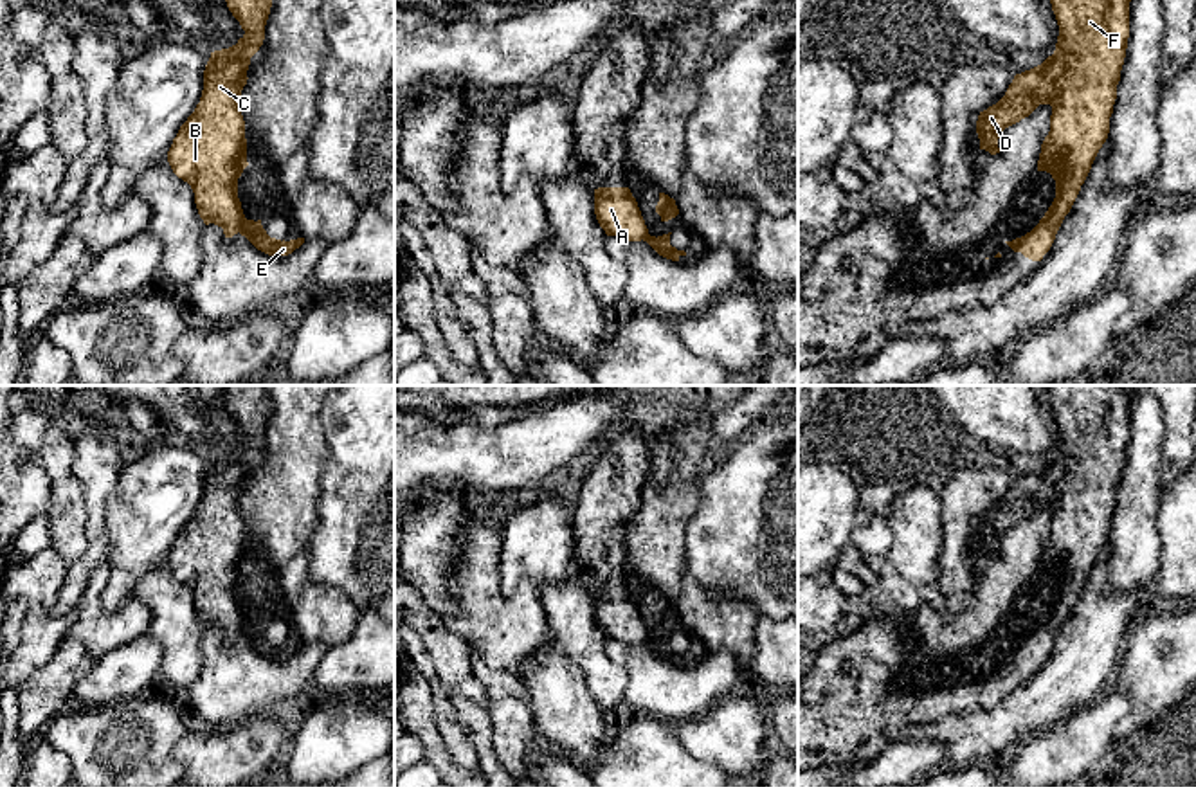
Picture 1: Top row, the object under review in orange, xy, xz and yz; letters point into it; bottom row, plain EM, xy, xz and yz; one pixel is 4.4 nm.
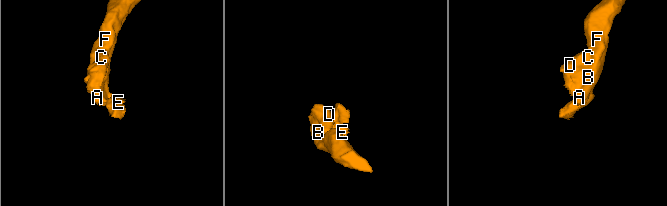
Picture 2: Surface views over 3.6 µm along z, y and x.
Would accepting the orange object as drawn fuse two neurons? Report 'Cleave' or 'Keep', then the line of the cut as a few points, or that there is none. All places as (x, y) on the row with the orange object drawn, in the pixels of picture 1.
Cleave. Split along xy (245, 218), (236, 231)

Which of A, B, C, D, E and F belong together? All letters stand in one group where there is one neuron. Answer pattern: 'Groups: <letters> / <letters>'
Groups: A B C D F / E

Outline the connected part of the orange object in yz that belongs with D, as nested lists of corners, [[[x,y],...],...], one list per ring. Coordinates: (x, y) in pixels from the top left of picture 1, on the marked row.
[[[1050,0],[1059,25],[1056,50],[1041,65],[1016,74],[1005,95],[980,112],[976,133],[980,149],[1000,153],[1000,133],[1028,117],[1039,104],[1050,104],[1050,131],[1041,144],[1037,171],[1056,180],[1056,198],[1039,223],[1021,238],[1005,241],[1014,252],[1041,261],[1050,250],[1056,234],[1070,213],[1092,164],[1108,139],[1110,117],[1117,99],[1117,85],[1129,38],[1131,0]]]

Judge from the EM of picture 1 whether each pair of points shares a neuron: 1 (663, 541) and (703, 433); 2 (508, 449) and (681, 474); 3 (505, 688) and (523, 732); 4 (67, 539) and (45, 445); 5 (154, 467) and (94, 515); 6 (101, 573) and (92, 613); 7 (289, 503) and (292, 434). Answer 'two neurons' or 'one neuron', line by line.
1: one neuron
2: two neurons
3: one neuron
4: one neuron
5: two neurons
6: one neuron
7: one neuron

